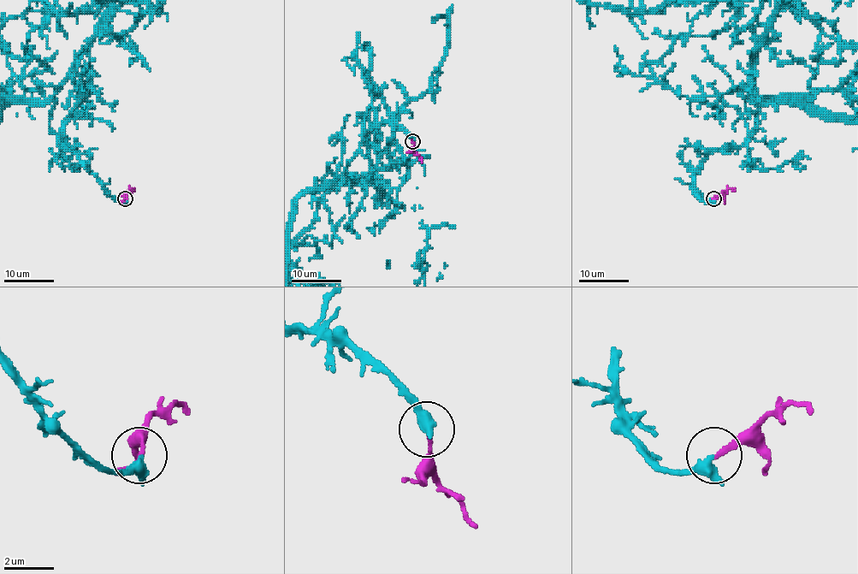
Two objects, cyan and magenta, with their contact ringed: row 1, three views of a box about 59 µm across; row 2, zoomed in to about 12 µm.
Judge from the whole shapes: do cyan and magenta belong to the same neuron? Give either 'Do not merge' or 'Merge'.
Merge

